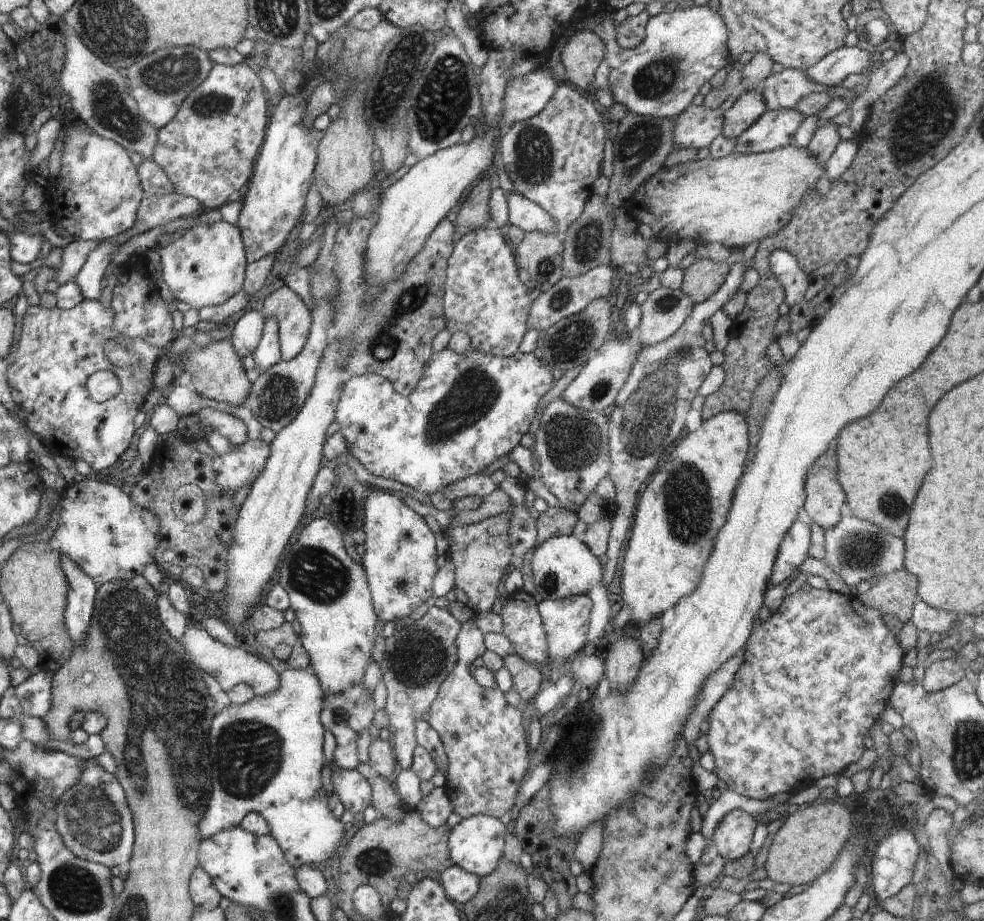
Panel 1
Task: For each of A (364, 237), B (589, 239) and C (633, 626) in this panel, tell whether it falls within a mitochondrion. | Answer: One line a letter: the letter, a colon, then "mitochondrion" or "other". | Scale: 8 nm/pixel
A: other
B: mitochondrion
C: other

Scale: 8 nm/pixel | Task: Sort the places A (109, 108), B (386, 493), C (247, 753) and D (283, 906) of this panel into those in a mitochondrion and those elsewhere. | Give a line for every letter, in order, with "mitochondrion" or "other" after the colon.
A: mitochondrion
B: other
C: mitochondrion
D: mitochondrion

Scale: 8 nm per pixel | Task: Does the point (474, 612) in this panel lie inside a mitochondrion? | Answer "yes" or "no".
no

